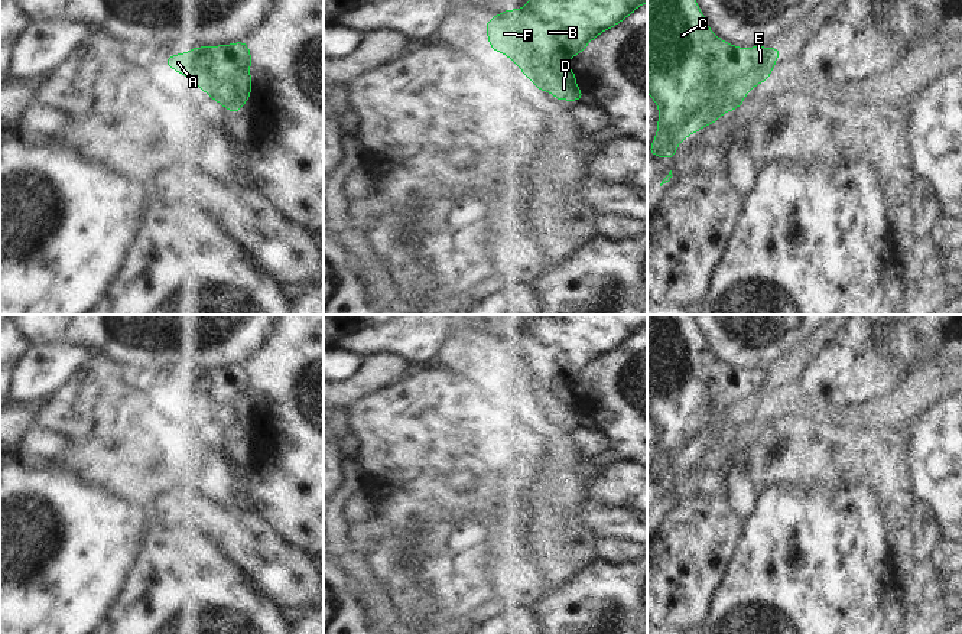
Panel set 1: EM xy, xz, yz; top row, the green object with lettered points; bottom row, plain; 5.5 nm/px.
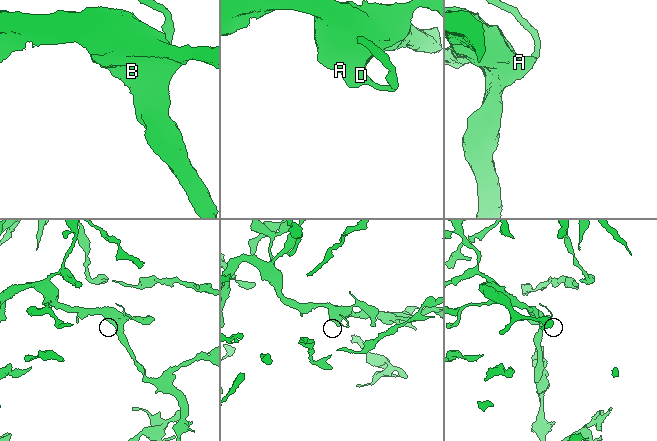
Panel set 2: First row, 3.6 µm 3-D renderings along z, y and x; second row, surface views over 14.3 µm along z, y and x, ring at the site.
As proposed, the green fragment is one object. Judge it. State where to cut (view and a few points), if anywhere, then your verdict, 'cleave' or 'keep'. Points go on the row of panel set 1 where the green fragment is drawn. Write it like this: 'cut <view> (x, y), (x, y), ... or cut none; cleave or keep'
cut yz (750, 87), (733, 83), (731, 94), (722, 111); cleave

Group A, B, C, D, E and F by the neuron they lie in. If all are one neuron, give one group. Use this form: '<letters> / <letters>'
A B C E F / D

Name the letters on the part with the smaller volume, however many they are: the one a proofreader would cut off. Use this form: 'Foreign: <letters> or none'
Foreign: D

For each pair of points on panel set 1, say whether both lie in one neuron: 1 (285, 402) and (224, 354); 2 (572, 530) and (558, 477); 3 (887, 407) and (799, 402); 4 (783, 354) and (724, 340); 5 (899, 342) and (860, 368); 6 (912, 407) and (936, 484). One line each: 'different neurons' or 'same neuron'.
1: different neurons
2: same neuron
3: same neuron
4: same neuron
5: different neurons
6: different neurons

